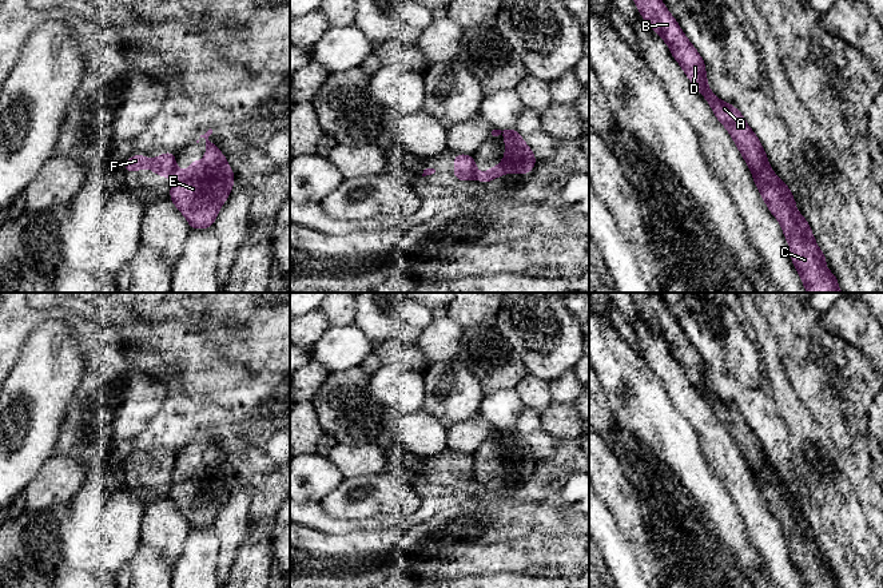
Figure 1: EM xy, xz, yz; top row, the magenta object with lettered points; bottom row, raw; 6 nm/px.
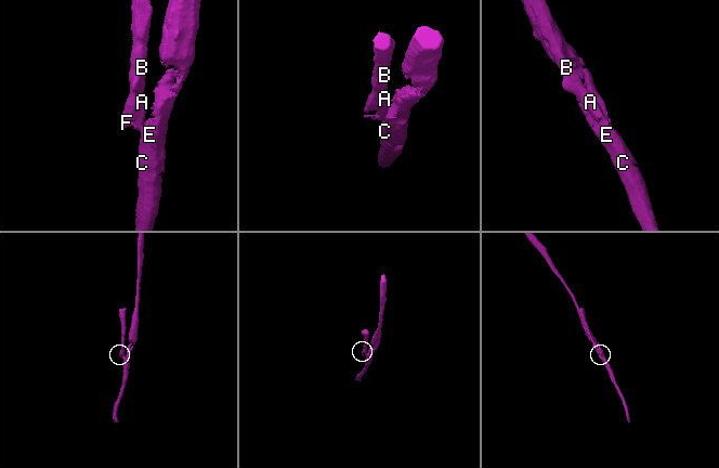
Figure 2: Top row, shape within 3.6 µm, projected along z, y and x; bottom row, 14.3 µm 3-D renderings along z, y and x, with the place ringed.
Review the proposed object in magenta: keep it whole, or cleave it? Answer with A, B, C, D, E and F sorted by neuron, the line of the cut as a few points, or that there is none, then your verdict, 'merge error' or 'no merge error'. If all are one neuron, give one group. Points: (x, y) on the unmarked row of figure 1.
A B D F / C E; cut in yz along (770, 467), (752, 472); merge error

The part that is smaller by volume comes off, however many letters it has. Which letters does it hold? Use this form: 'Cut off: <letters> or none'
Cut off: A, B, D, F

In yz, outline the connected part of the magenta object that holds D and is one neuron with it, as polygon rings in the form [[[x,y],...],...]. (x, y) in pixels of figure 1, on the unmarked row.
[[[631,293],[643,318],[668,343],[671,354],[681,365],[691,382],[711,405],[717,420],[727,428],[752,472],[771,468],[768,454],[739,408],[717,398],[708,386],[705,362],[680,329],[657,293]]]

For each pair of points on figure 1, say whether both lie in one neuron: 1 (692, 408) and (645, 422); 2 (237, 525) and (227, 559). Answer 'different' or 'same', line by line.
1: different
2: same

